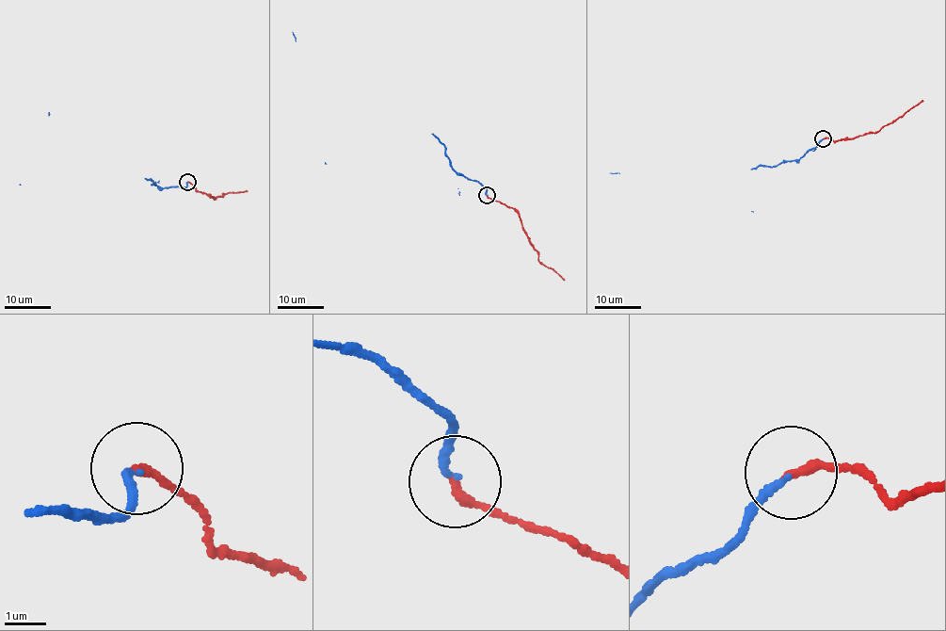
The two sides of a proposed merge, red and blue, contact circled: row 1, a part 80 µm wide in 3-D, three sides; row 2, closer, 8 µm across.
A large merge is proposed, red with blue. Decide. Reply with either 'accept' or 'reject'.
accept

